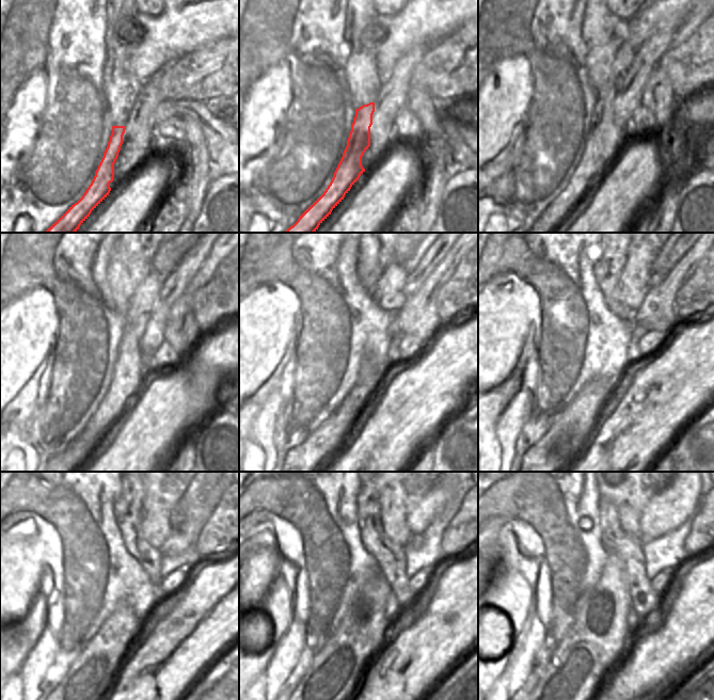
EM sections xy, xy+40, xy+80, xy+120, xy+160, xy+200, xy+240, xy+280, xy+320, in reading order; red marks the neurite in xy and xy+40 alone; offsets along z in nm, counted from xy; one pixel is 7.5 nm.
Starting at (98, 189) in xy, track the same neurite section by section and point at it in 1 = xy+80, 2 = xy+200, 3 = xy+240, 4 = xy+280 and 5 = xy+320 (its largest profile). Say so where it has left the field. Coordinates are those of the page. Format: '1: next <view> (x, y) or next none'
1: next xy+80 (604, 139)
2: next xy+200 (634, 283)
3: next xy+240 (163, 493)
4: next xy+280 (397, 493)
5: next xy+320 (630, 493)

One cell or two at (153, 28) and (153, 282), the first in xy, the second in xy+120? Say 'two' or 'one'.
two

